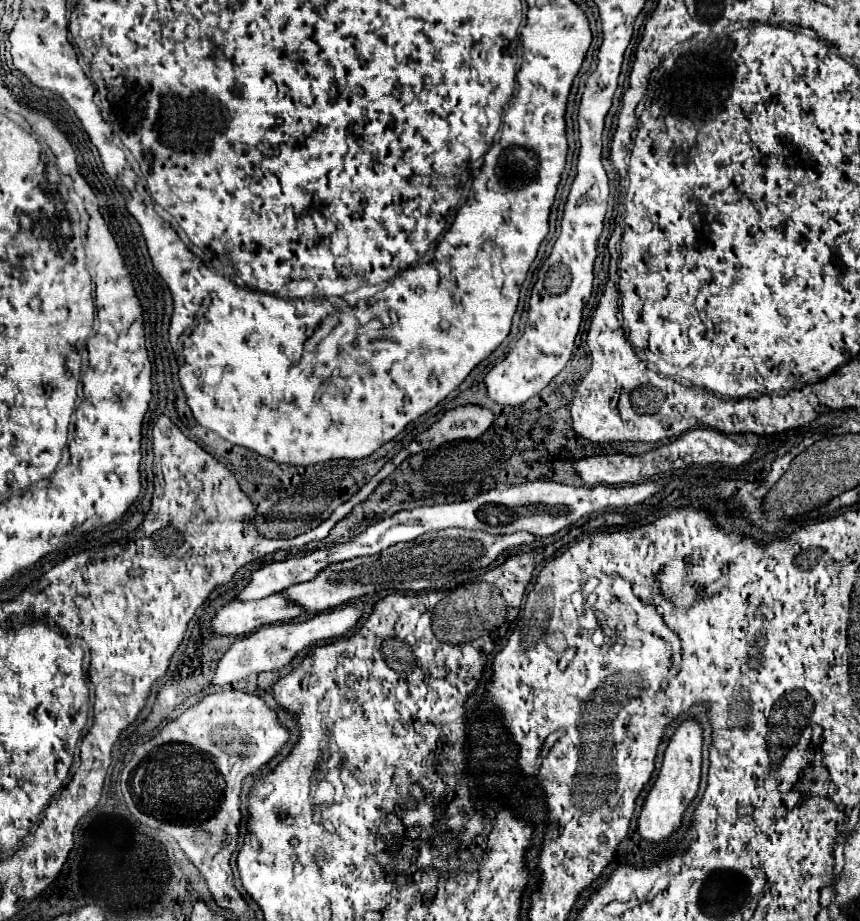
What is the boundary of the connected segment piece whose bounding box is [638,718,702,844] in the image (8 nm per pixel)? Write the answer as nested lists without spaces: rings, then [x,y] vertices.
[[[688,718],[686,722],[680,724],[676,734],[672,736],[664,754],[660,774],[644,800],[642,812],[638,816],[638,834],[642,836],[642,840],[650,844],[662,844],[668,842],[670,836],[680,830],[684,812],[698,794],[700,766],[702,766],[702,730],[698,720]]]

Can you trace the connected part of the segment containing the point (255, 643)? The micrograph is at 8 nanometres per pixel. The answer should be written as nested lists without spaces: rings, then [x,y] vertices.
[[[344,606],[344,608],[334,608],[328,612],[320,612],[304,622],[280,622],[280,624],[272,624],[272,626],[262,626],[260,630],[238,638],[226,652],[224,656],[218,660],[216,664],[216,672],[212,678],[212,684],[216,686],[226,686],[232,684],[236,680],[242,680],[254,672],[268,672],[268,670],[278,670],[286,664],[290,664],[290,660],[304,648],[308,648],[314,642],[322,642],[322,640],[330,640],[330,638],[338,638],[346,632],[350,632],[354,628],[354,624],[360,618],[360,608],[356,606]]]

